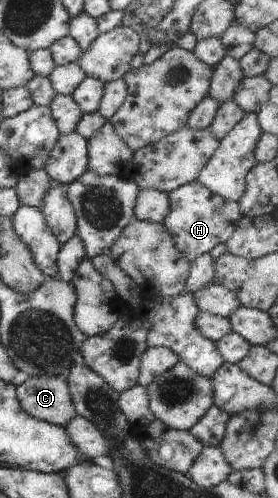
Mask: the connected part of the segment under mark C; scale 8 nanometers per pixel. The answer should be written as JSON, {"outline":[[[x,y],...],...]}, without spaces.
{"outline":[[[64,376],[25,377],[16,392],[23,411],[35,419],[64,426],[77,416]]]}

